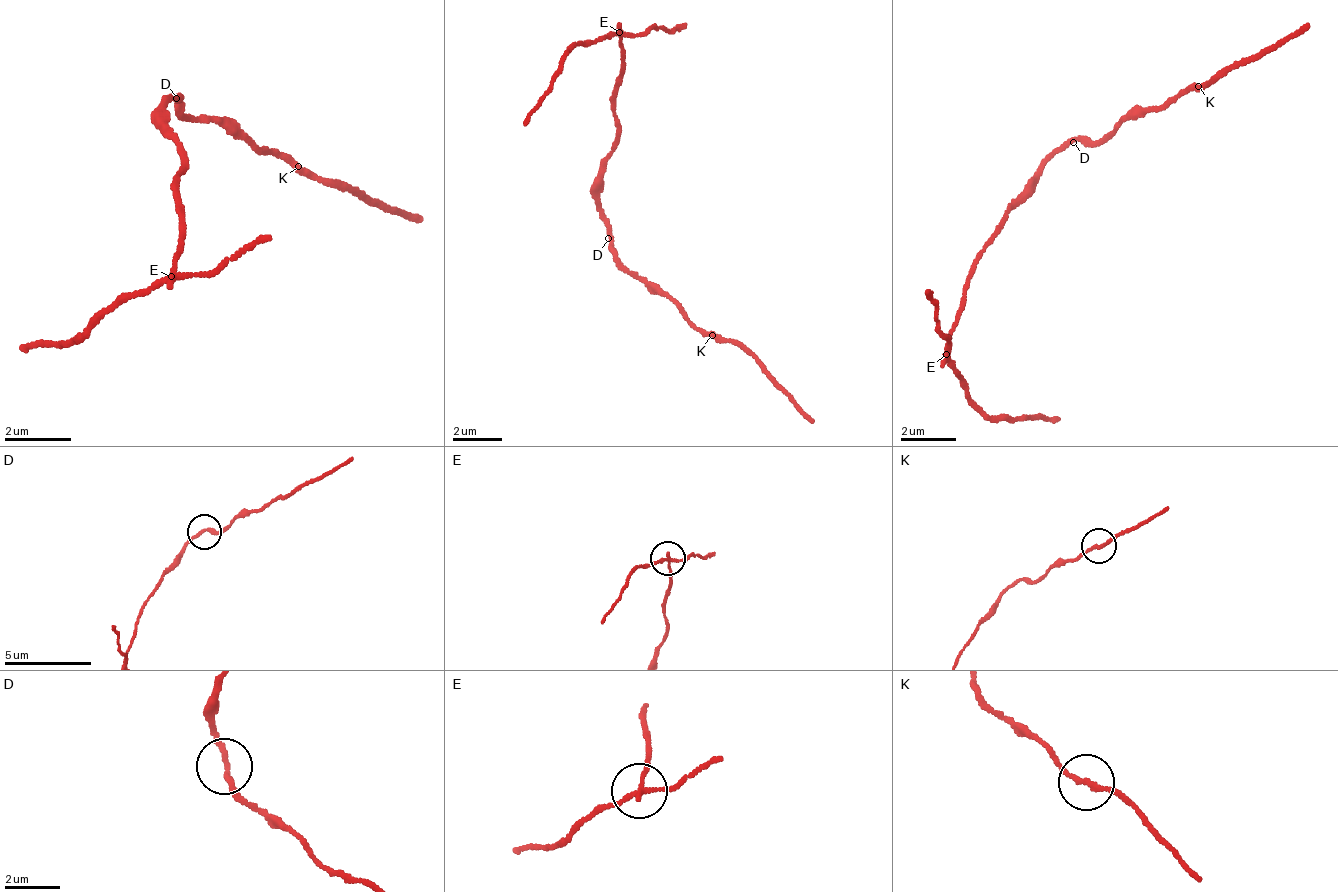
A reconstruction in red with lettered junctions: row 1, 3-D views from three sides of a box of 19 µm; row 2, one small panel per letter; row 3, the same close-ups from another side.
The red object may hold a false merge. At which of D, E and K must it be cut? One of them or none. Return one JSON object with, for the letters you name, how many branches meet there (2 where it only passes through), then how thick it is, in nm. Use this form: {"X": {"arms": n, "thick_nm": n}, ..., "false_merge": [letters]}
{"E": {"arms": 3, "thick_nm": 150}, "false_merge": ["E"]}

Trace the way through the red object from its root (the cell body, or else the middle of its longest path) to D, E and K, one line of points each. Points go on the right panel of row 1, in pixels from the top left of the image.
D: (1016, 192), (1030, 181), (1030, 176), (1052, 152), (1059, 153), (1073, 142)
E: (1016, 192), (1004, 230), (976, 261), (947, 352)
K: (1016, 192), (1052, 152), (1059, 153), (1074, 138), (1094, 140), (1110, 134), (1119, 118), (1198, 86)

